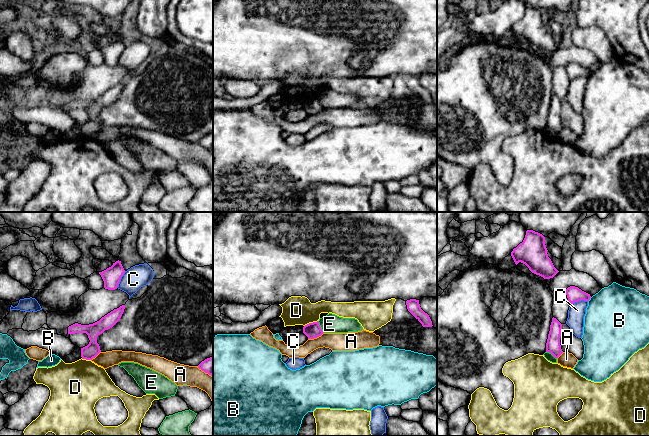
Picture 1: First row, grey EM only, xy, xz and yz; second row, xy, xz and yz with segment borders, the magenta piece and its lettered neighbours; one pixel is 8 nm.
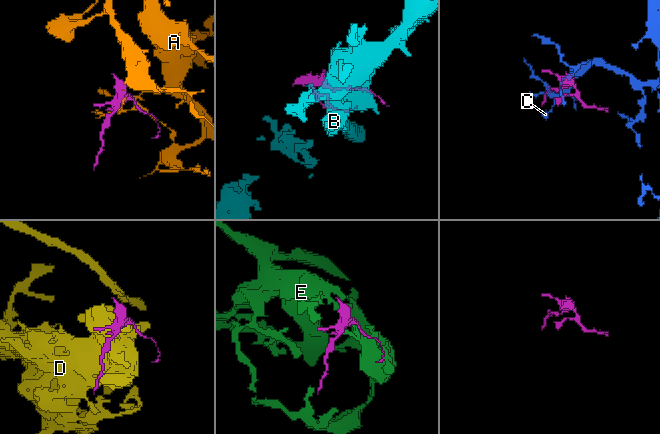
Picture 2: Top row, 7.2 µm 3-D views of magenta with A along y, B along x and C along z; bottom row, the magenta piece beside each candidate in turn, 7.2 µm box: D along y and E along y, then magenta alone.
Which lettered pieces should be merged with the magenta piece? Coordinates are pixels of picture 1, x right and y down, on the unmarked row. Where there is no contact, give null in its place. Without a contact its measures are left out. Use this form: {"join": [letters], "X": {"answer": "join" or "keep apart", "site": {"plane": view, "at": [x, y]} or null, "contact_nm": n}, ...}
{"join": [], "A": {"answer": "keep apart", "site": {"plane": "xz", "at": [315, 113]}, "contact_nm": 140}, "B": {"answer": "keep apart", "site": {"plane": "yz", "at": [589, 75]}, "contact_nm": 50}, "C": {"answer": "keep apart", "site": {"plane": "yz", "at": [578, 76]}, "contact_nm": 150}, "D": {"answer": "keep apart", "site": {"plane": "xz", "at": [310, 99]}, "contact_nm": 120}, "E": {"answer": "keep apart", "site": {"plane": "xz", "at": [320, 103]}, "contact_nm": 110}}

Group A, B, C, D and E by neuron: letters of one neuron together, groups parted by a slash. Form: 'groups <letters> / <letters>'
groups A / B / C / D / E

